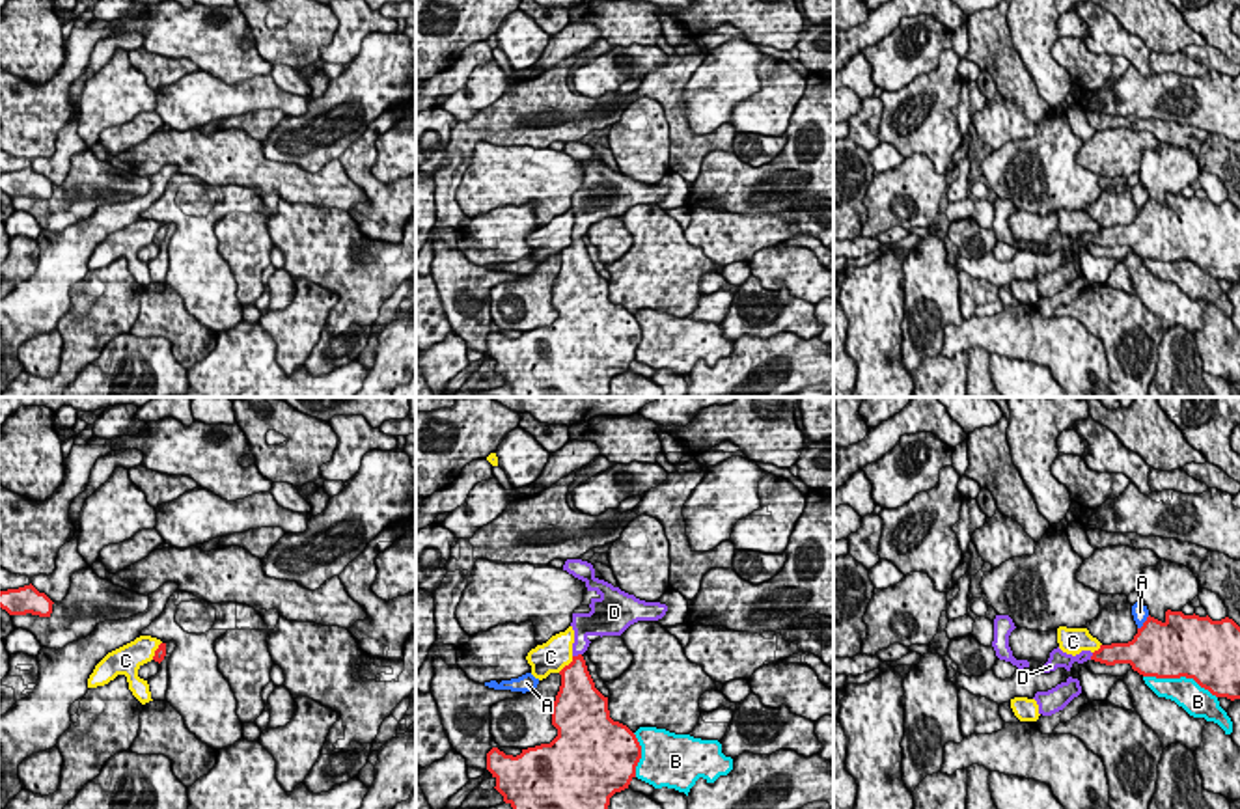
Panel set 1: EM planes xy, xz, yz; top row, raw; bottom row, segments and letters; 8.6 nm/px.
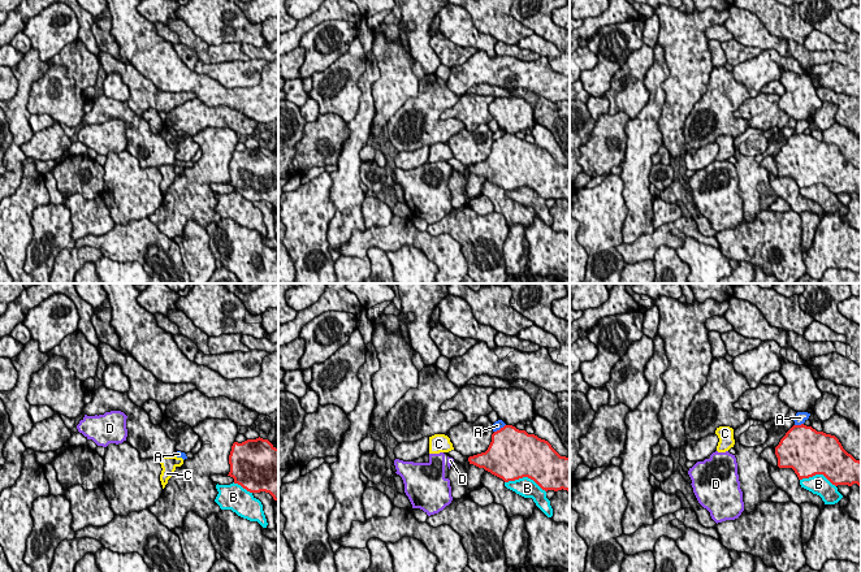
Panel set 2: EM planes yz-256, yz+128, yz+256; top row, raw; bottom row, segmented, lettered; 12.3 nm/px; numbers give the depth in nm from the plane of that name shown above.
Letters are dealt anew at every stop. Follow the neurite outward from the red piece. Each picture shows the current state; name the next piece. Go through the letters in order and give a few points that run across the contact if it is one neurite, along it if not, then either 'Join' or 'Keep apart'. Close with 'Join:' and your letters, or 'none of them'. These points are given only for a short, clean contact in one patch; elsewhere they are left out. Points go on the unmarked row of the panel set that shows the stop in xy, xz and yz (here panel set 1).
A: Keep apart
B: Keep apart
C: Keep apart
D: Line: xz (577, 265), (578, 237), (582, 209). Join
Join: D

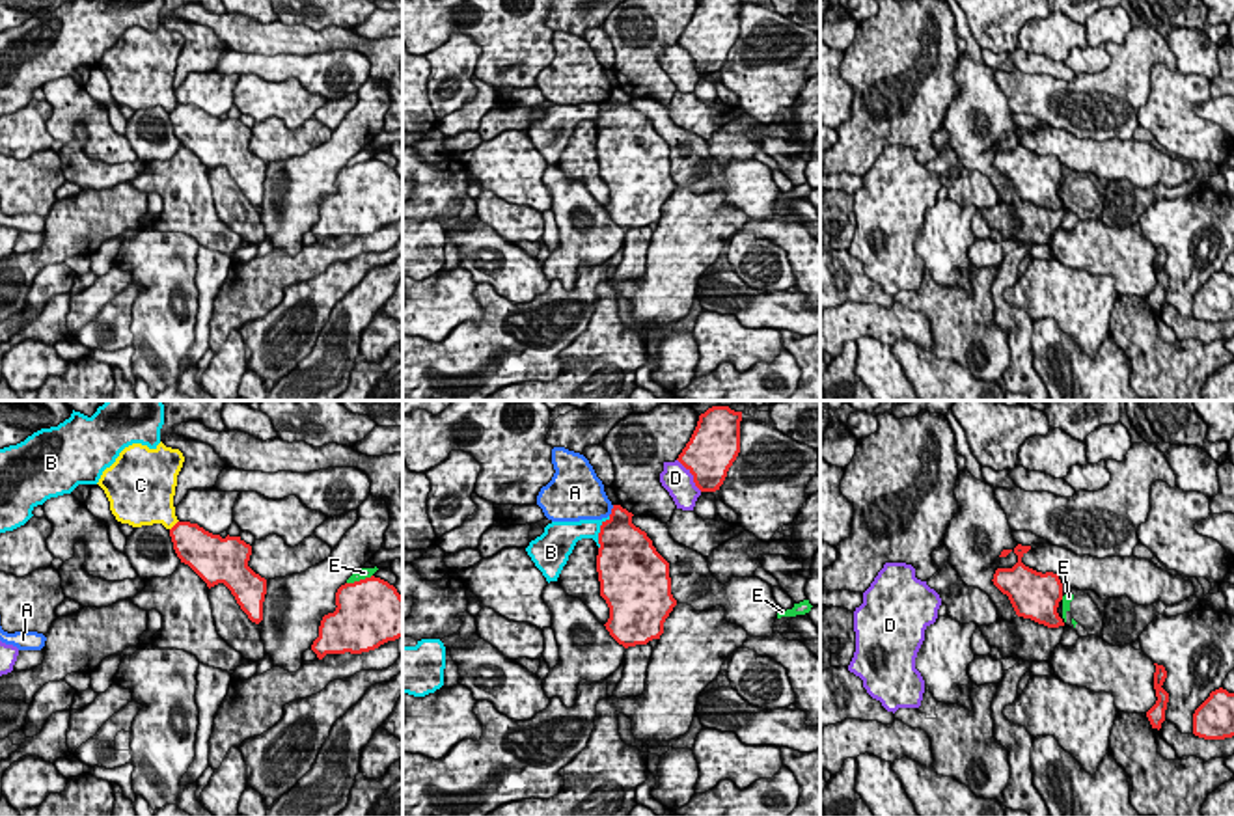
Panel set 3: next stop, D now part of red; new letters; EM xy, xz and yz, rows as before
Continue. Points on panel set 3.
A: Line: xz (614, 88), (608, 97). Keep apart
B: Keep apart
C: Line: xy (178, 103), (170, 112). Keep apart
D: Keep apart
E: Keep apart
Join: none of them

